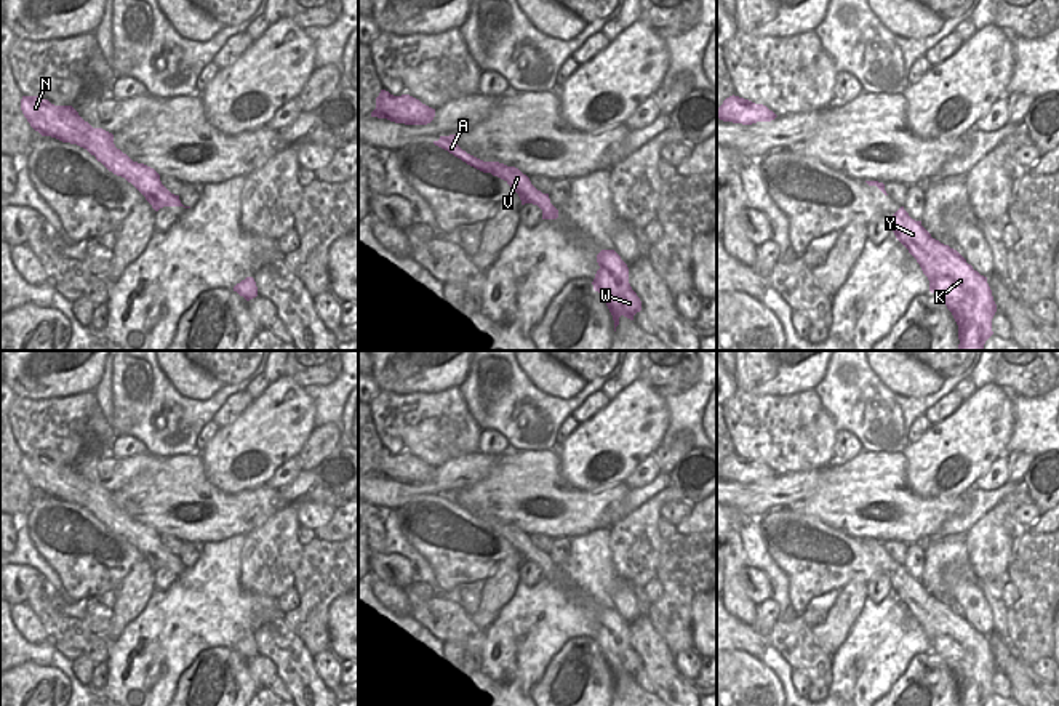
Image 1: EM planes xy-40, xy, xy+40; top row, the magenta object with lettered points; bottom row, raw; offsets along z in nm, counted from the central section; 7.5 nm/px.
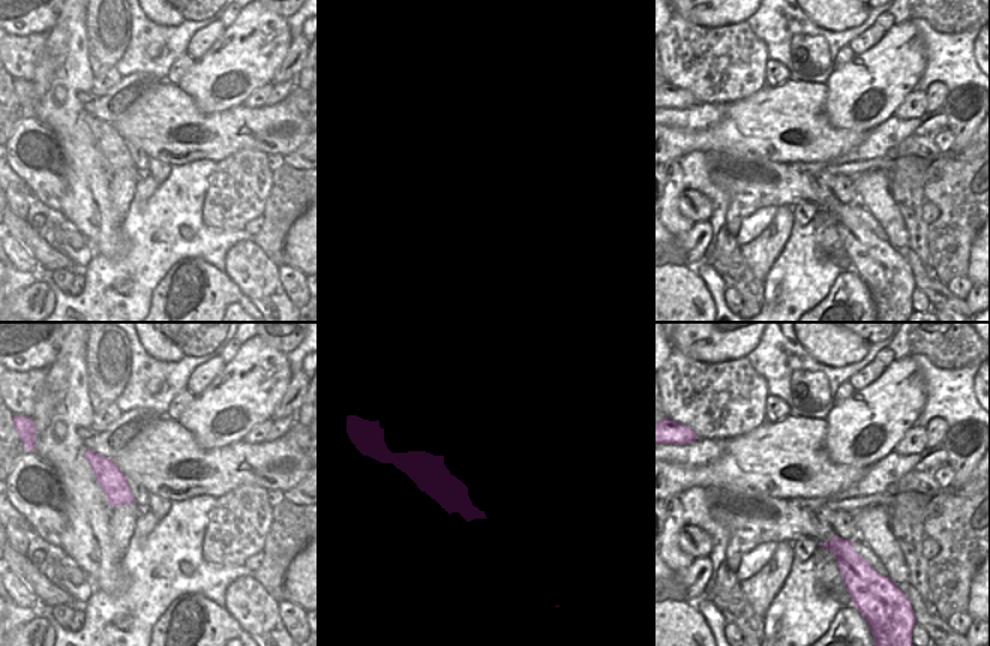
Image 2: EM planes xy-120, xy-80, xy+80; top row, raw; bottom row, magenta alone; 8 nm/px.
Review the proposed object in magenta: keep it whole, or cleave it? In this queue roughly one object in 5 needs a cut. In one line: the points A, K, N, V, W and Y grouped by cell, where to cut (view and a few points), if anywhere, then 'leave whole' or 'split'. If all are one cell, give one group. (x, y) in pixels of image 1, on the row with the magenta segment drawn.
groups A K N V W Y; cut none; leave whole

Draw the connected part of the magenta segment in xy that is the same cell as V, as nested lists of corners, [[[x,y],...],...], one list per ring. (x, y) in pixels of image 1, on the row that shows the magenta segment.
[[[456,134],[450,136],[440,136],[438,141],[434,141],[435,146],[448,150],[454,157],[461,158],[467,165],[483,171],[491,173],[493,176],[498,176],[504,179],[520,197],[522,205],[533,203],[537,205],[542,210],[542,219],[557,219],[558,210],[550,203],[549,194],[542,194],[537,191],[530,178],[523,174],[515,166],[507,166],[499,162],[483,162],[466,150],[462,150],[456,142]]]

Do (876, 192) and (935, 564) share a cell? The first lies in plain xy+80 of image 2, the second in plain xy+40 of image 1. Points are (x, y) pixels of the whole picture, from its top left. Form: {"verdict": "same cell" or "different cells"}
{"verdict": "different cells"}

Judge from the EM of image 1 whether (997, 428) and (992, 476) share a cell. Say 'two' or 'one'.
two

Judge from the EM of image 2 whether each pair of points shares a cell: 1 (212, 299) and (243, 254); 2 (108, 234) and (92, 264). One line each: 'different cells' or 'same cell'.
1: different cells
2: different cells

